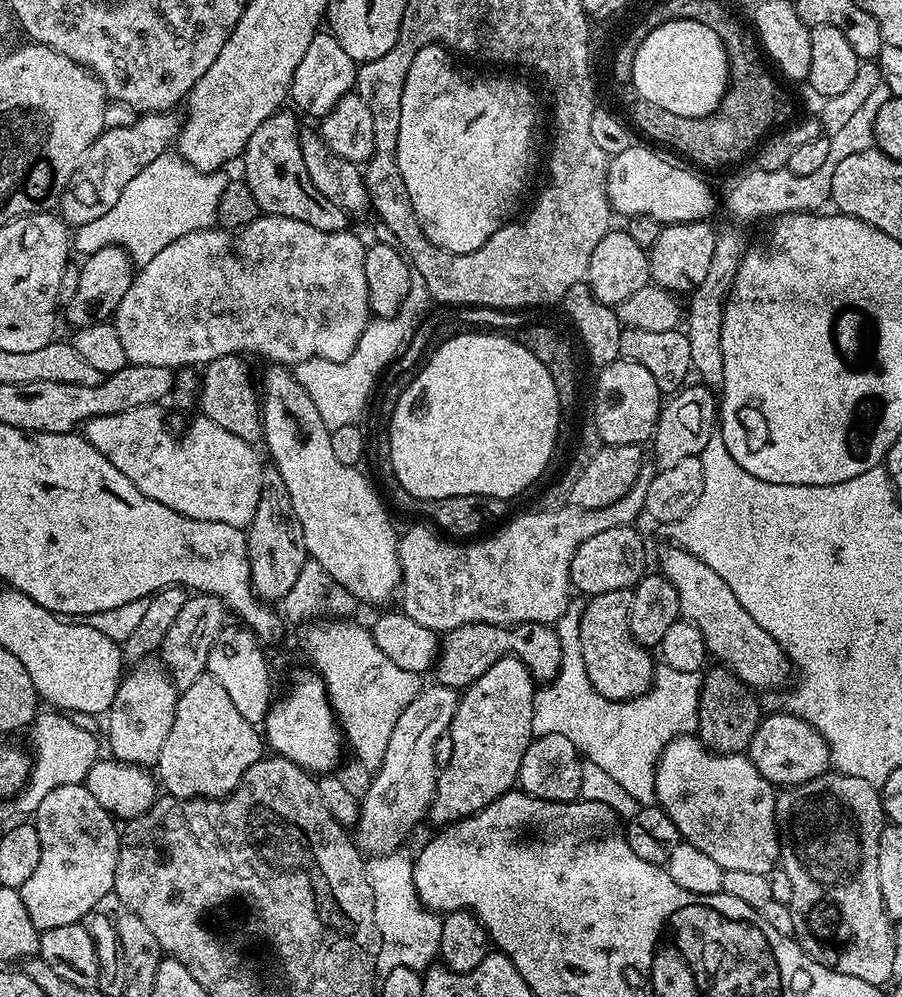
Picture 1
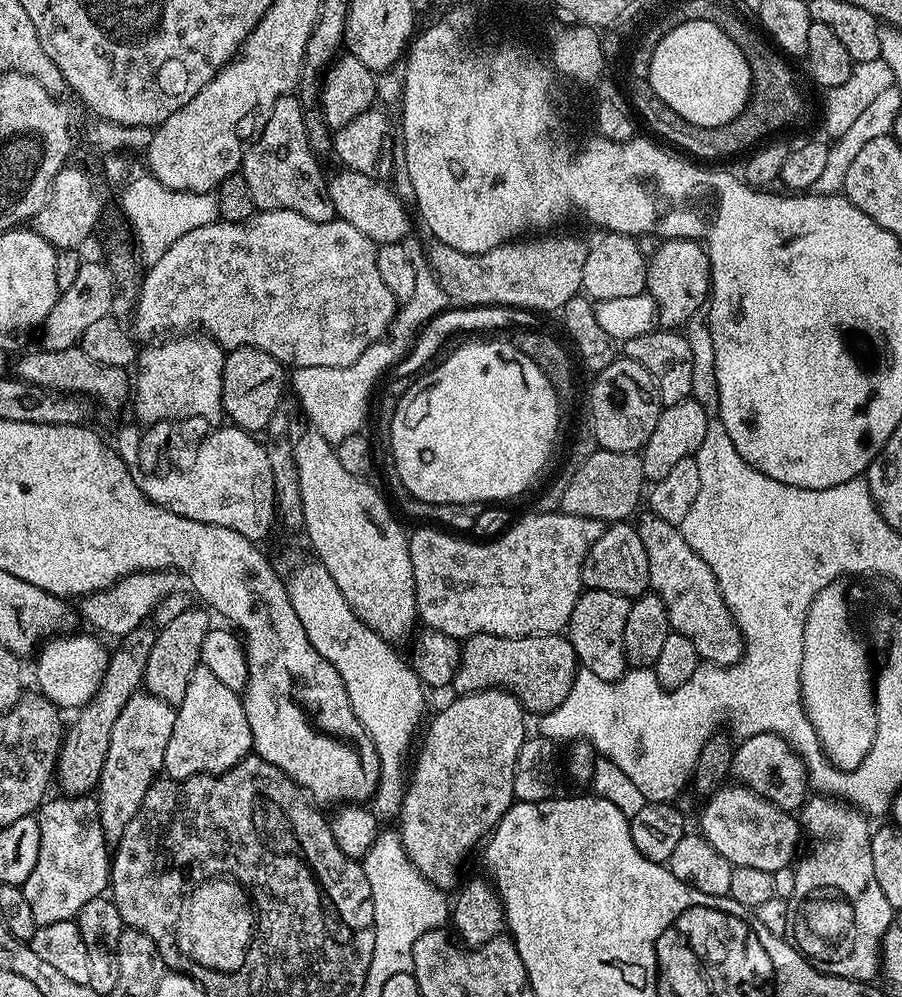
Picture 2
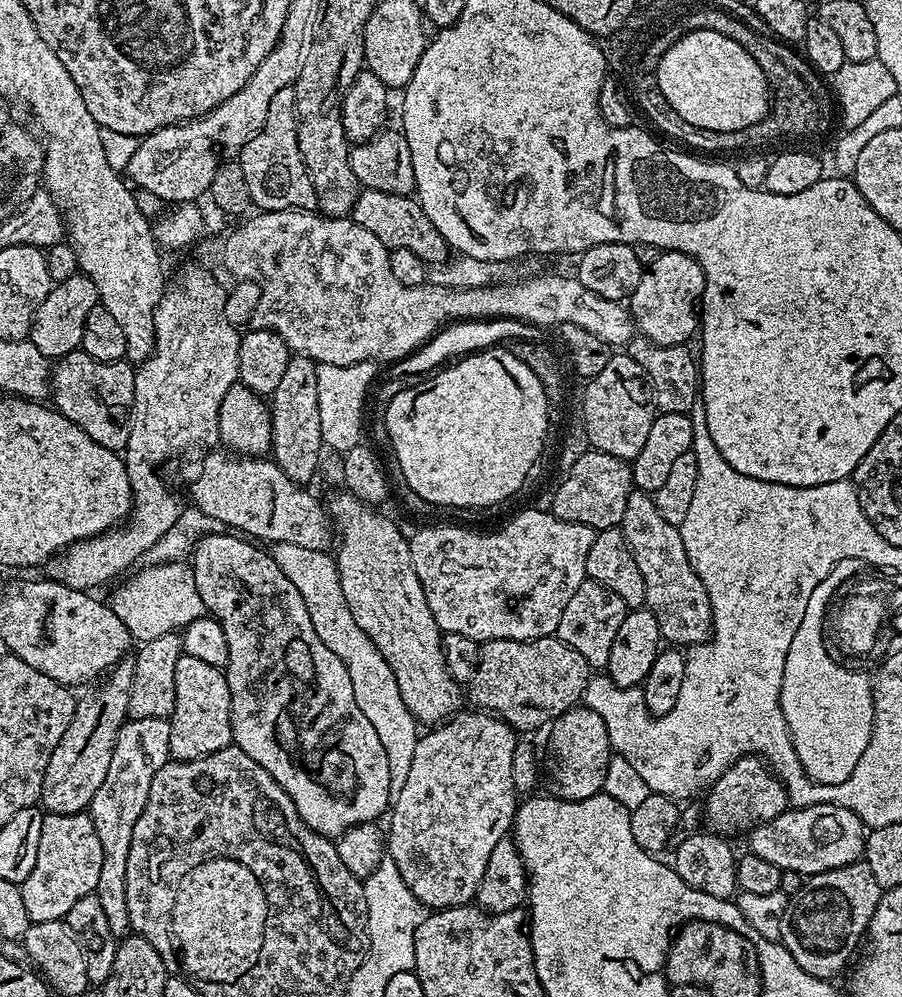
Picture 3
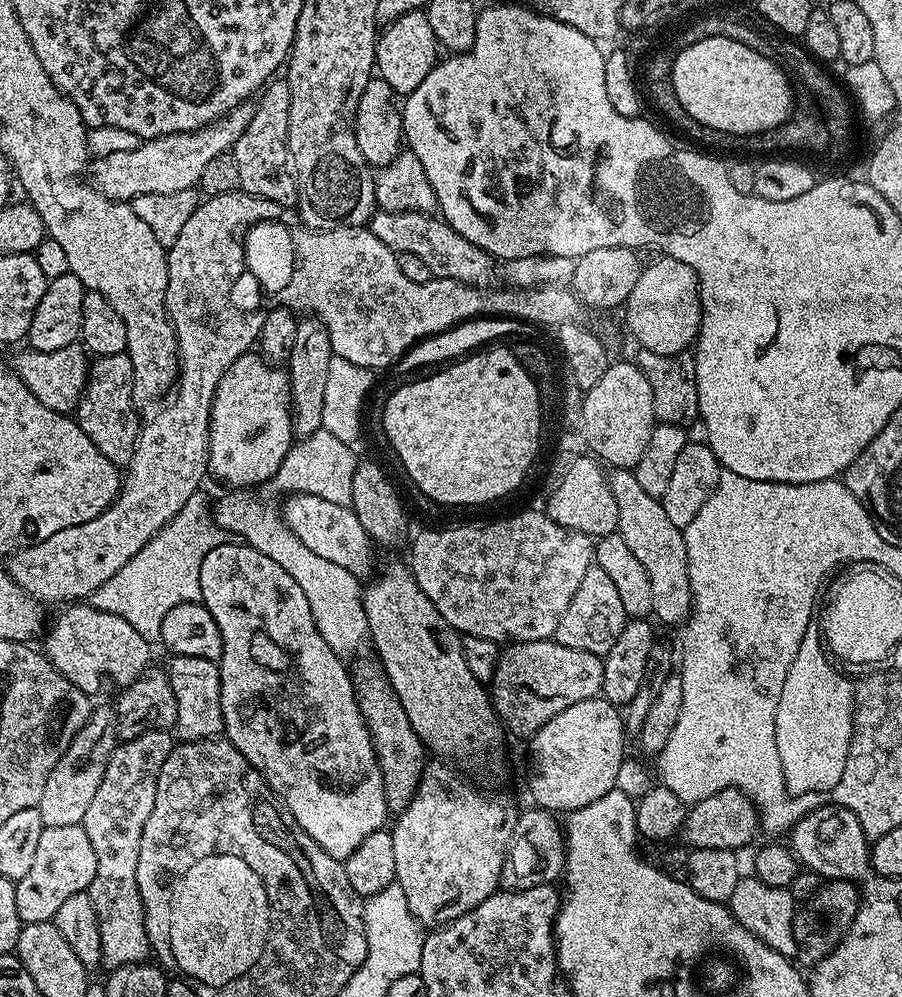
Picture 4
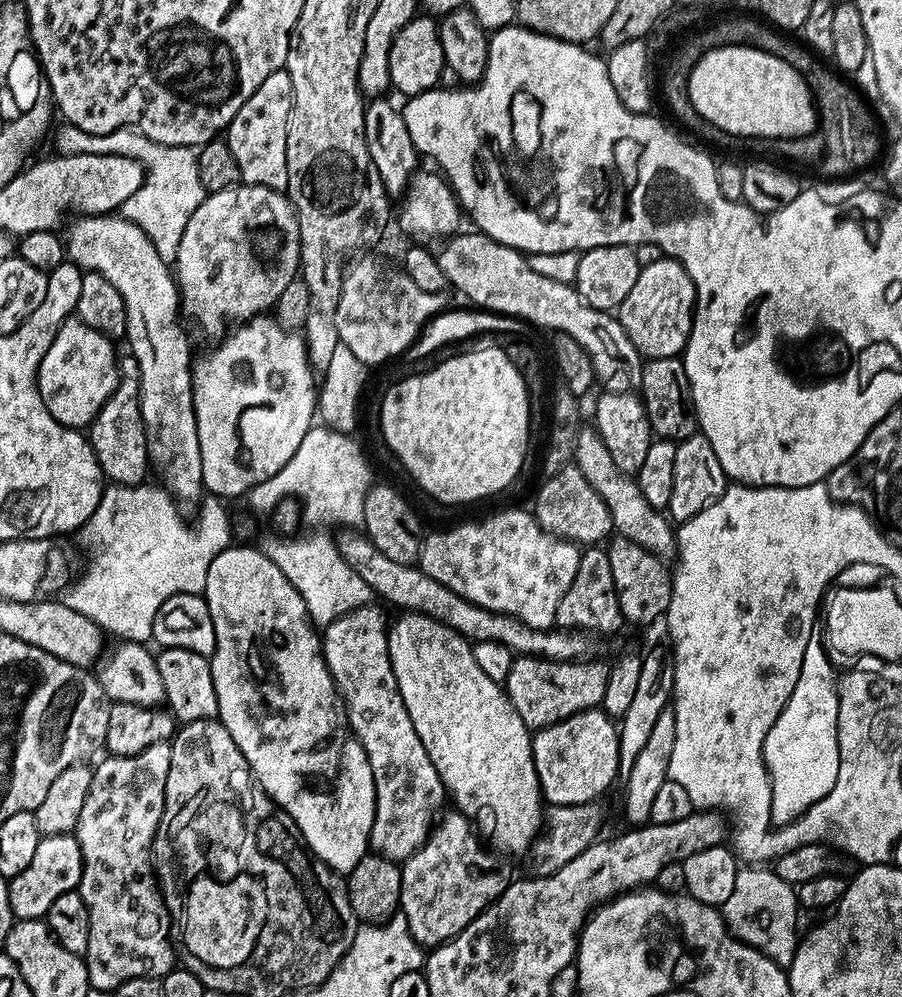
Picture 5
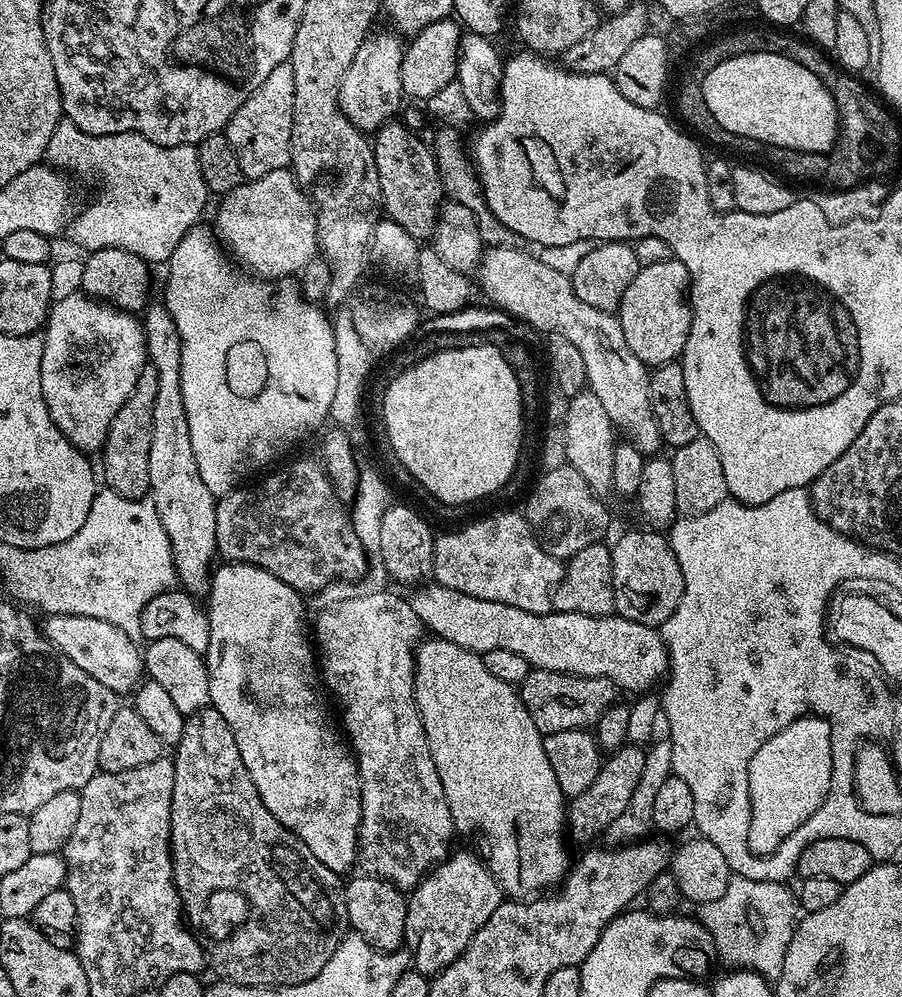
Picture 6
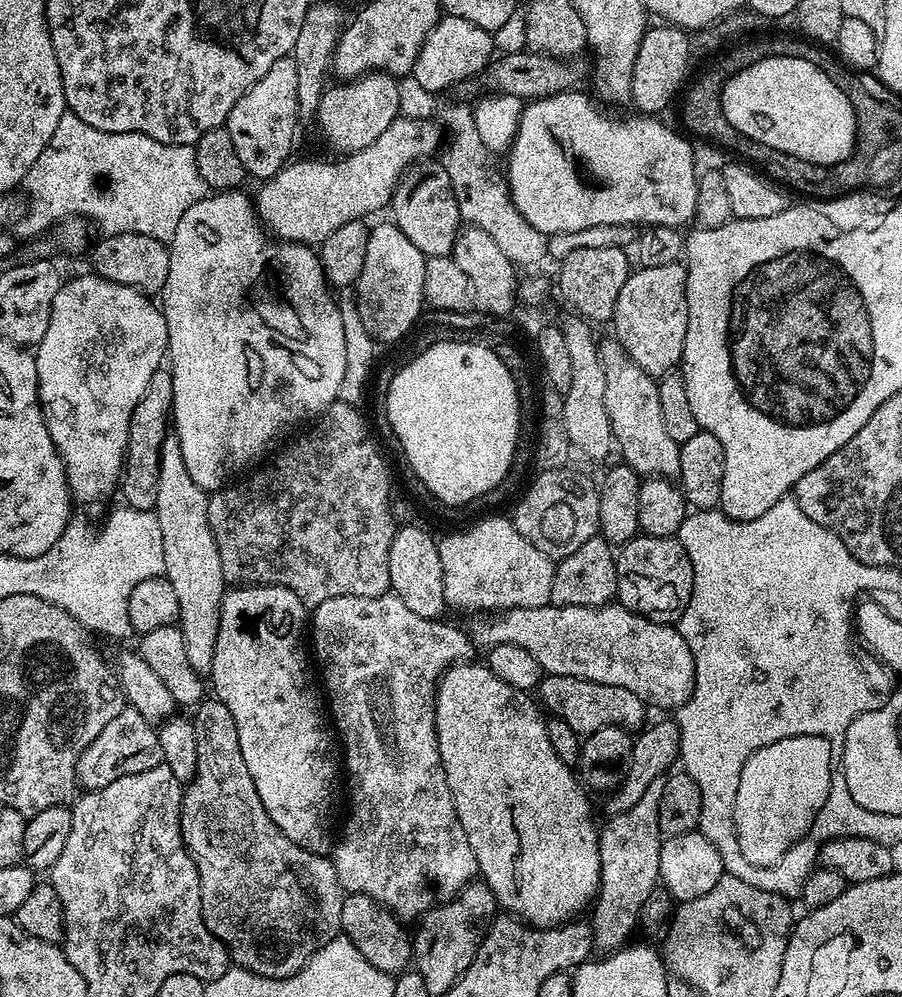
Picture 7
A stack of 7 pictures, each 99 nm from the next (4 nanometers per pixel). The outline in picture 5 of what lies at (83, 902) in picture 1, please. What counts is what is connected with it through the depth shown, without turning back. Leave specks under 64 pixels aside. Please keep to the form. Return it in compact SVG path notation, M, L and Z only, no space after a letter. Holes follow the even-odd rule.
M54 834L41 836L38 850L34 850L34 859L22 874L8 880L10 910L16 920L38 920L47 917L50 906L62 894L75 892L82 878L82 850L75 835Z

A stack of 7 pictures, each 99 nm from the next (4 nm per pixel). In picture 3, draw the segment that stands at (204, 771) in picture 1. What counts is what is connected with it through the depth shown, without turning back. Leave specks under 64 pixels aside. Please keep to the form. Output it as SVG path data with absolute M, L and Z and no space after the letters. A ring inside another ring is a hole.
M181 654L178 658L178 666L174 666L174 710L170 719L172 721L171 759L197 760L229 747L233 743L232 715L230 714L230 686L225 669L215 668L210 666L210 662L202 662L199 658Z

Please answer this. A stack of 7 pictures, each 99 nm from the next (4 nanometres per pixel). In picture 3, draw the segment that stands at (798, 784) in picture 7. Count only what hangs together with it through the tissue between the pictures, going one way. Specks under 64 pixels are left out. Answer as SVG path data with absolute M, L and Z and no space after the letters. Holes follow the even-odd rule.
M841 556L834 560L828 572L812 587L812 594L806 604L802 623L790 642L789 653L786 654L786 665L783 670L782 690L780 691L780 713L785 729L790 732L790 746L800 762L805 777L816 784L841 785L850 778L854 767L861 761L866 746L872 740L874 722L874 684L870 676L852 670L836 662L830 654L824 636L824 622L828 606L835 599L832 588L844 580L844 576L869 576L869 568L863 556Z

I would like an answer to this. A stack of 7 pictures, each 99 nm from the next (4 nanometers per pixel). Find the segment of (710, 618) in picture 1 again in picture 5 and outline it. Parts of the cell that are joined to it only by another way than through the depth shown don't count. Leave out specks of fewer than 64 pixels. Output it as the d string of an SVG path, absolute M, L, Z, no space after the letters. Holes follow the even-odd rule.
M581 427L576 436L574 467L582 470L582 474L586 474L586 482L590 482L590 486L594 486L594 490L598 490L598 498L602 498L602 502L606 502L606 510L610 510L615 535L624 536L630 542L650 550L650 554L659 556L665 562L671 561L675 557L676 534L669 517L661 509L650 506L650 502L646 502L642 490L631 475L618 470L614 458L610 458L610 450L606 450L595 427Z

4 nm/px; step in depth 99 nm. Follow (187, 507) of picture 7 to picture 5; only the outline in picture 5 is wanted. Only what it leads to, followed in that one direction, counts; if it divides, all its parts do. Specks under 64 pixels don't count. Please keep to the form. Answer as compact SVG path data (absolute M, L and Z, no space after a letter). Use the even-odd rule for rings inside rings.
M120 214L102 216L81 215L72 225L69 223L66 235L66 256L84 272L102 274L116 290L122 294L126 306L126 341L130 354L140 364L140 409L142 422L148 439L148 459L160 471L163 487L169 496L181 505L195 505L205 495L202 482L202 450L198 446L198 422L194 414L194 355L188 345L188 336L180 325L180 289L176 287L176 278L169 261L154 250L154 242L138 225L125 220Z

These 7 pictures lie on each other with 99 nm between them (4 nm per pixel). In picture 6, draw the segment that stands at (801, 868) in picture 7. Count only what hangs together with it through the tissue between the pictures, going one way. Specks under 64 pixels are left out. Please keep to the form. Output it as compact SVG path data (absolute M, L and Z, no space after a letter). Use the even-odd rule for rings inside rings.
M818 809L802 826L798 826L789 837L778 846L772 853L759 856L752 853L750 845L747 842L747 834L750 831L751 812L694 812L692 823L695 831L703 839L714 842L714 846L718 846L722 858L726 858L729 873L741 876L742 878L754 878L758 882L778 882L779 884L788 884L791 876L797 875L796 867L798 866L798 858L802 858L802 850L806 850L806 846L810 846L810 842L821 840L822 834L840 834L840 826L826 826L826 818L815 816Z

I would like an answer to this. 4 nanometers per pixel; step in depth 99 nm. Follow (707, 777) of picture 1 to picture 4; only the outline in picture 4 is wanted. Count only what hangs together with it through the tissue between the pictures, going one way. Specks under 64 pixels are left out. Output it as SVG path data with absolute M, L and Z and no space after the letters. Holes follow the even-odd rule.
M826 802L821 808L813 808L794 825L790 839L796 859L807 871L818 873L825 881L863 882L873 875L870 842L862 824L850 809L840 804Z

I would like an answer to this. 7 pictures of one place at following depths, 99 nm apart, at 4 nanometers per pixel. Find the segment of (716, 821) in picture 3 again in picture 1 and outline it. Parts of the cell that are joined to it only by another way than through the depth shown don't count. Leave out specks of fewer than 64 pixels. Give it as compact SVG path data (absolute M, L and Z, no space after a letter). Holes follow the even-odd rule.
M777 710L773 716L765 715L748 742L746 755L752 764L777 789L795 788L829 771L830 749L824 736L811 720Z

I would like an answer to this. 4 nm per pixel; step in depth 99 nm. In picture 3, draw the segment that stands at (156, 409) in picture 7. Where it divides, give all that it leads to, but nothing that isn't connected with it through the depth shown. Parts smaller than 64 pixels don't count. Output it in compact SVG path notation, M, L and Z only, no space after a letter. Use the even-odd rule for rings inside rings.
M69 350L59 357L59 368L50 381L50 400L57 412L70 418L98 446L123 453L128 441L128 421L132 415L136 368L127 359L98 362L82 350Z

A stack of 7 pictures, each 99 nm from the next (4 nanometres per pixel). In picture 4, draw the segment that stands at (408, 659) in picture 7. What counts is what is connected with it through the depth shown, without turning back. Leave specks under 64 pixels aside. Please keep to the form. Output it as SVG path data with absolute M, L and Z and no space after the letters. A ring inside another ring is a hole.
M379 663L360 664L354 670L356 698L360 701L364 721L372 735L386 802L389 809L403 810L414 798L424 773L426 763L424 743L414 730L414 726L410 726L410 718L406 718L406 710L402 710L402 702L398 702L392 683L385 676L384 669Z

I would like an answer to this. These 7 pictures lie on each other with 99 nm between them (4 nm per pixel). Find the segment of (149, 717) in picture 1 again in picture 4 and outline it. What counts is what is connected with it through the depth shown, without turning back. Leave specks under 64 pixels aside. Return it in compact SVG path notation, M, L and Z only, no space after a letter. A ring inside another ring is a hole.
M147 732L133 740L117 743L116 749L110 754L106 774L102 774L102 786L98 786L94 799L86 810L83 825L90 838L90 846L94 846L96 859L94 878L87 894L94 902L94 914L98 914L98 931L102 934L103 967L108 970L142 964L150 956L144 907L138 894L138 854L142 830L146 830L146 818L150 818L150 810L154 810L154 790L158 790L158 774L162 770L162 762L166 762L173 747L174 740L168 732Z

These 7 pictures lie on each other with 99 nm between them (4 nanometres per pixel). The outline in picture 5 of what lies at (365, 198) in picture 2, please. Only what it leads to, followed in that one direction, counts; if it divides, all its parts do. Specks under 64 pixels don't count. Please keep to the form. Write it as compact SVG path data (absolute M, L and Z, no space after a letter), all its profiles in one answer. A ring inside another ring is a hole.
M464 230L447 237L439 245L440 252L436 256L445 281L464 292L469 305L501 316L515 317L529 325L532 323L540 328L552 328L553 333L566 333L578 342L578 346L582 346L582 350L586 350L586 354L590 354L601 381L637 379L642 357L612 312L603 312L590 306L571 284L554 282L554 278L542 278L542 274L534 274L525 253L494 242L479 230L471 231Z

